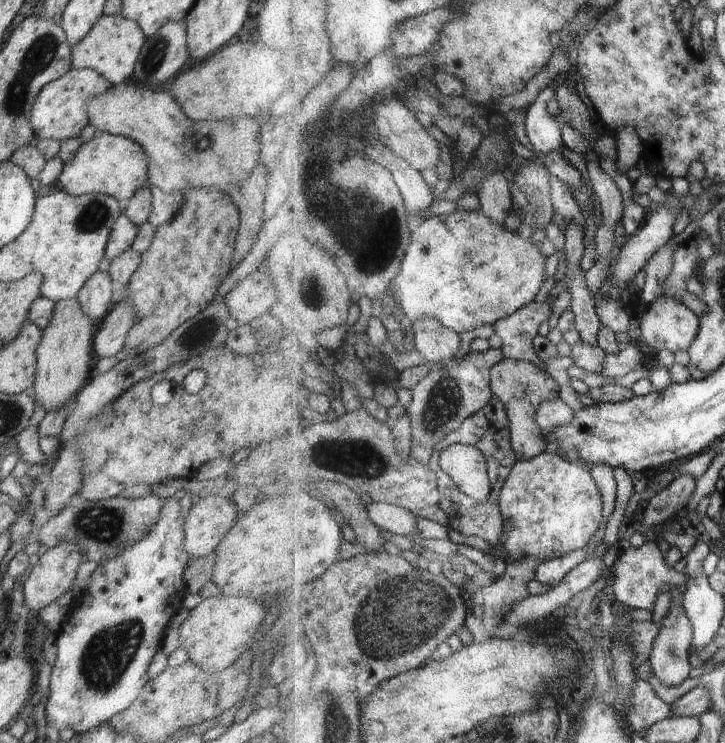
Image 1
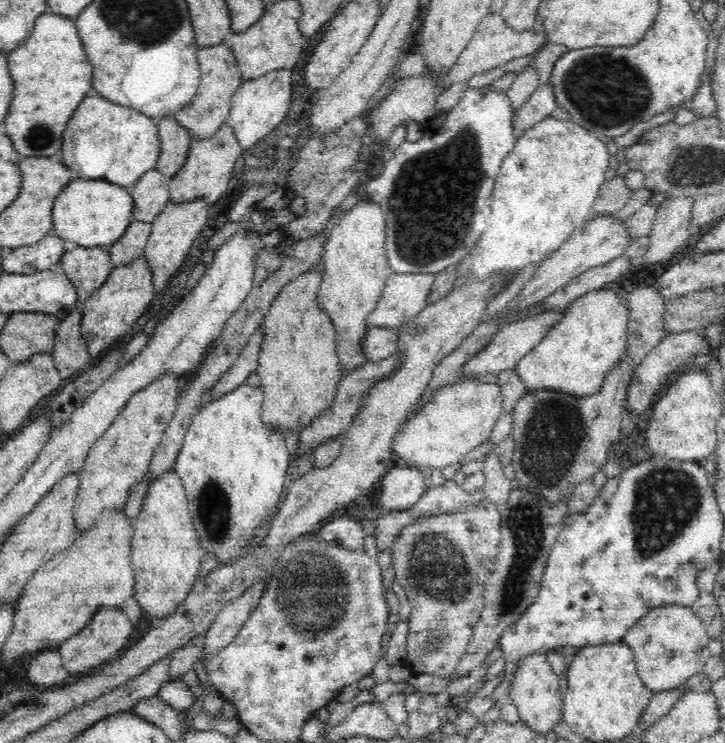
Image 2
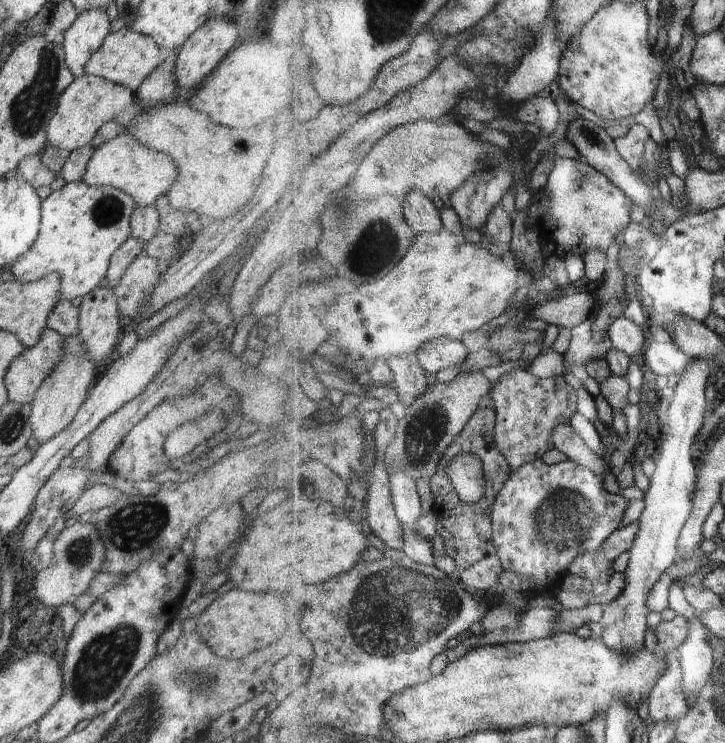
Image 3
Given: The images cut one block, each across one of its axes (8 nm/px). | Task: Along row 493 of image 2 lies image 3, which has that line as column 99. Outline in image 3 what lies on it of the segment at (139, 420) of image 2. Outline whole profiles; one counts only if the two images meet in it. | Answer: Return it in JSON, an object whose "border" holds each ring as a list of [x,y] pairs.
{"border":[[[89,74],[75,77],[58,98],[56,114],[46,128],[47,144],[70,152],[91,145],[100,126],[109,120],[114,121],[122,110],[135,103],[138,103],[136,94],[128,87]]]}

